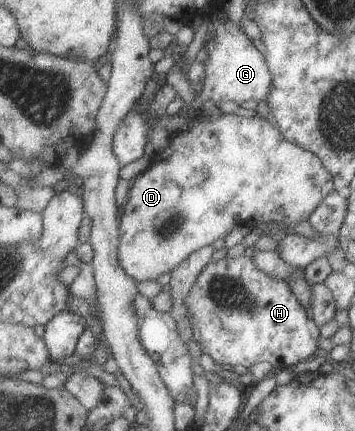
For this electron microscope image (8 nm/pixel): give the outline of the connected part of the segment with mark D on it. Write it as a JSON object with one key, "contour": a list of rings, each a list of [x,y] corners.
{"contour":[[[198,107],[196,108],[195,120],[190,122],[188,130],[171,134],[169,144],[160,153],[152,157],[151,165],[129,188],[124,213],[121,217],[119,260],[121,260],[121,266],[125,268],[125,272],[129,276],[133,276],[137,282],[156,280],[159,275],[167,272],[170,272],[172,275],[173,270],[177,270],[177,266],[181,266],[197,250],[211,246],[216,240],[224,239],[235,226],[243,226],[243,224],[251,221],[255,221],[257,224],[269,221],[286,224],[296,224],[301,221],[307,222],[316,213],[317,208],[321,206],[321,202],[335,190],[333,189],[333,186],[335,186],[335,182],[333,182],[334,175],[325,168],[321,158],[317,154],[297,146],[297,143],[289,142],[271,116],[265,118],[259,116],[241,117],[233,113],[222,112],[220,115],[211,116],[207,112],[201,112]]]}

